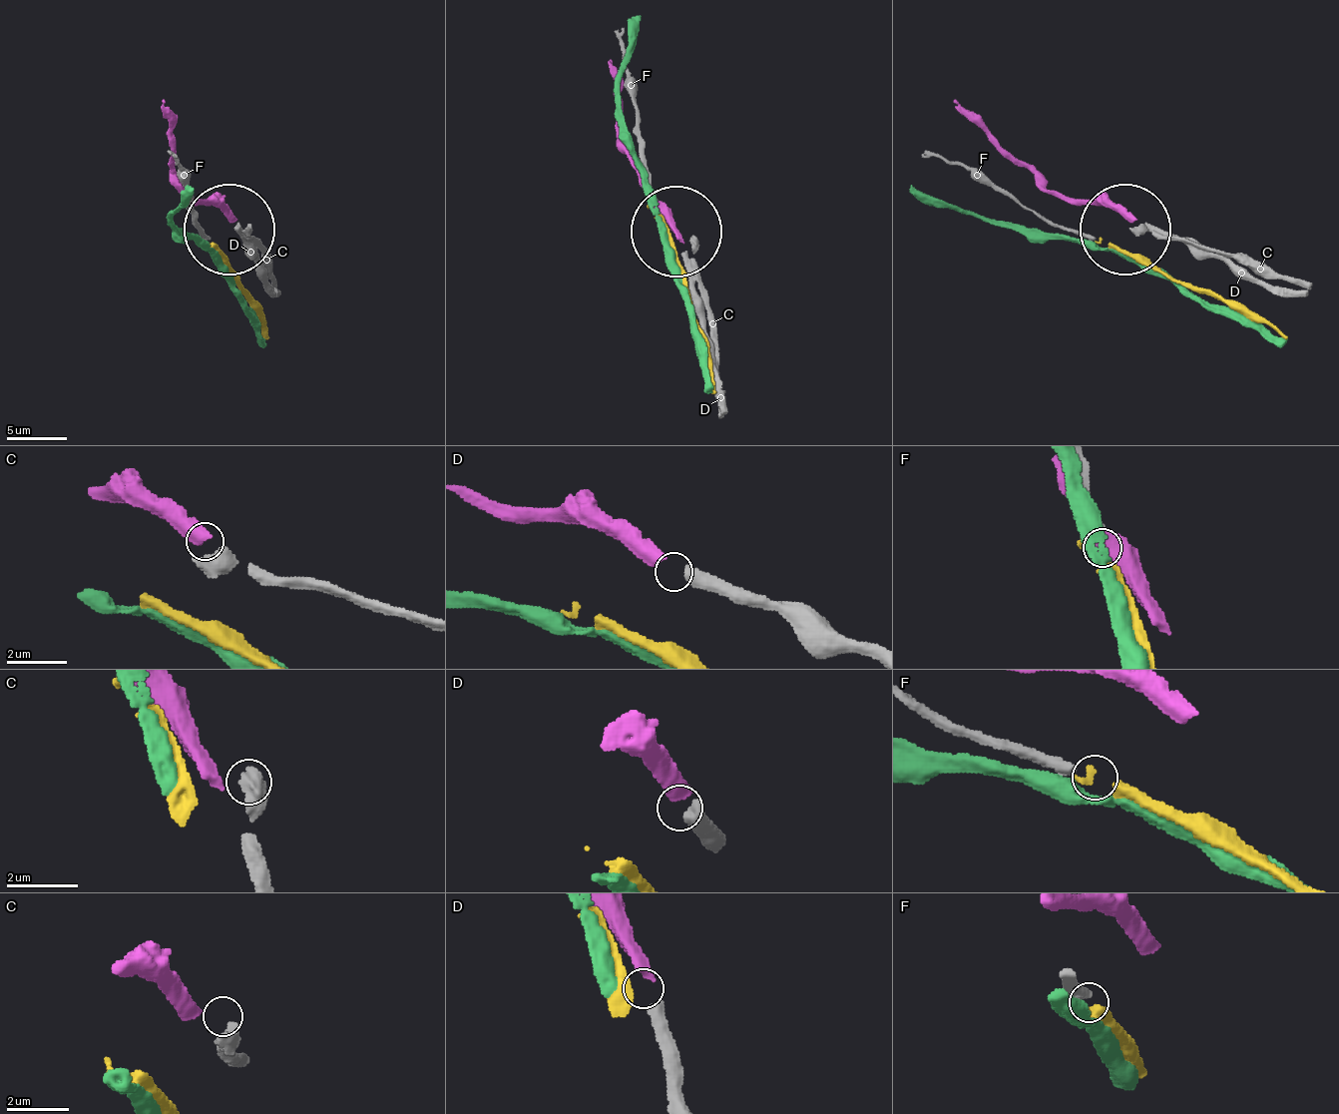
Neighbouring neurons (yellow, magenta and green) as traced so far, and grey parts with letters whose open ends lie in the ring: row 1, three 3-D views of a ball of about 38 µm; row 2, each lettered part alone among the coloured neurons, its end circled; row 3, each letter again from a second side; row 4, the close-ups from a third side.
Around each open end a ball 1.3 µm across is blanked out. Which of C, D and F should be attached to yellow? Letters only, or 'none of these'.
F

